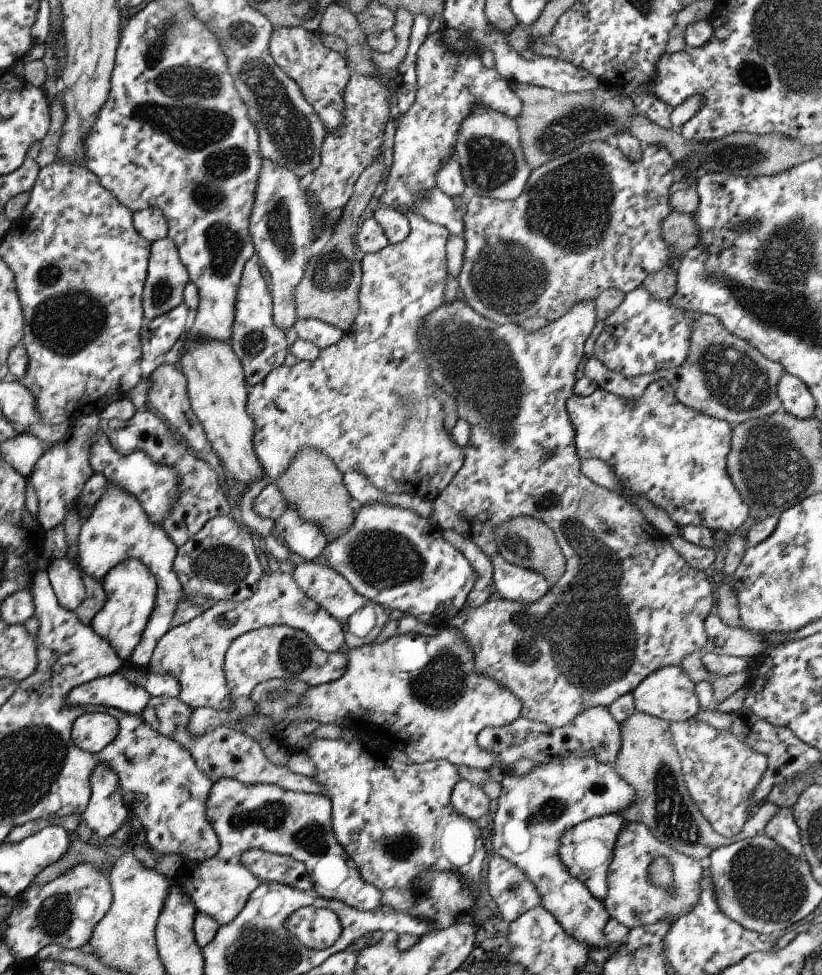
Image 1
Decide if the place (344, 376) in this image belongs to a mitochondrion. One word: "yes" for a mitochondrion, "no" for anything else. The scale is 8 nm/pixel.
no

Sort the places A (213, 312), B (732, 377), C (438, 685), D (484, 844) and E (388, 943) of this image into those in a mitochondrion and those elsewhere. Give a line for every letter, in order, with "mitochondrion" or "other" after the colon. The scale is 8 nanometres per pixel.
A: other
B: mitochondrion
C: mitochondrion
D: other
E: other

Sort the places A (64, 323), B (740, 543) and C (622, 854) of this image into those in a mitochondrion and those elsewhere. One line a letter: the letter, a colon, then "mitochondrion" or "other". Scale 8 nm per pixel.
A: mitochondrion
B: other
C: other

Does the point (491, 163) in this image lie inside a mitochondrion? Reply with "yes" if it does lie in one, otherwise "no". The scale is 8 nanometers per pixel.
yes

